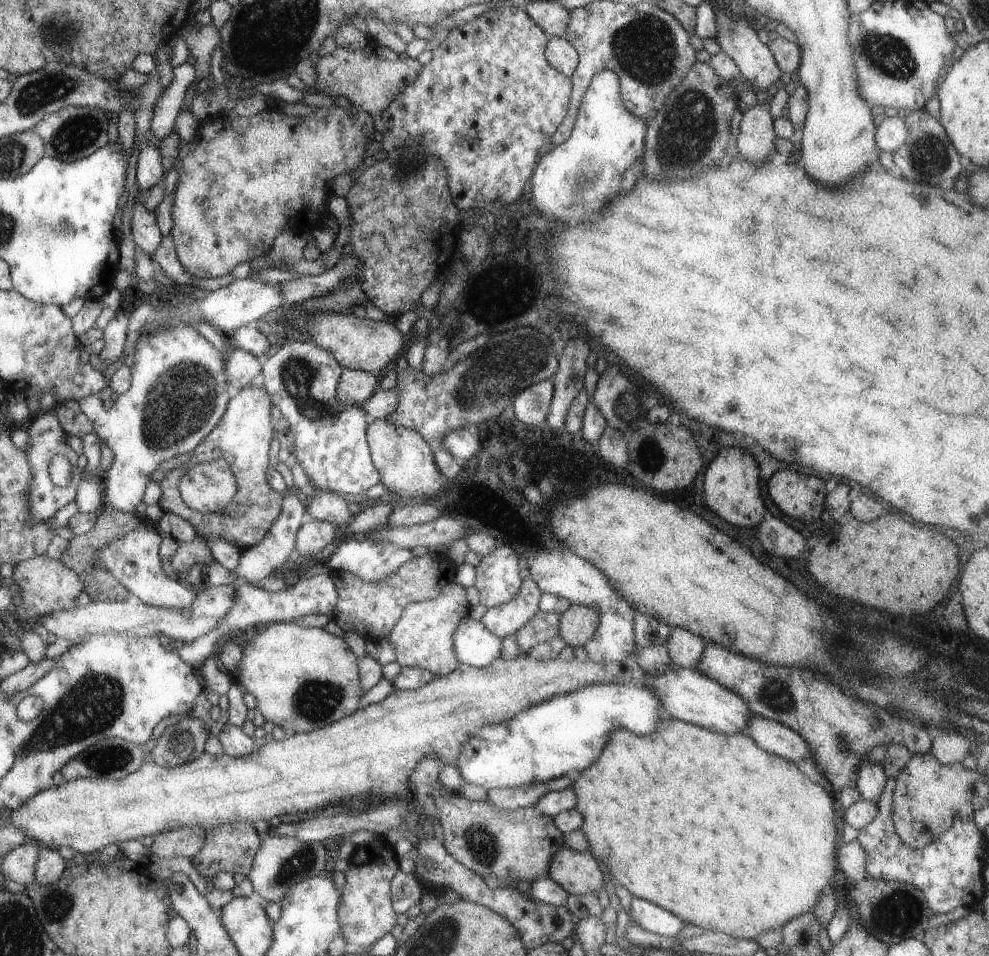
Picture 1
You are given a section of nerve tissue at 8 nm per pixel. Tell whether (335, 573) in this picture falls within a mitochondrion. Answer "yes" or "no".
no

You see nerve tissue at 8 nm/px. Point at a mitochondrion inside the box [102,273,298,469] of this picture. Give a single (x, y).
(181, 398)

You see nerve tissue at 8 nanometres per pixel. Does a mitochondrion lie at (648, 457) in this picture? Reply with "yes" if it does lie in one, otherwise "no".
yes

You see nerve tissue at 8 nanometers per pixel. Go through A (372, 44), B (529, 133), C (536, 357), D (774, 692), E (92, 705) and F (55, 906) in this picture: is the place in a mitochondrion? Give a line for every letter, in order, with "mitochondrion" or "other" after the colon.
A: other
B: other
C: mitochondrion
D: mitochondrion
E: mitochondrion
F: mitochondrion

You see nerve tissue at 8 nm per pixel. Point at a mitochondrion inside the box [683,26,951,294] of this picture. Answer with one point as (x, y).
(890, 57)

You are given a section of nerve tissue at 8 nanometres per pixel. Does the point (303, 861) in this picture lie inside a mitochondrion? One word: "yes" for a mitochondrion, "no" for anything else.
yes

